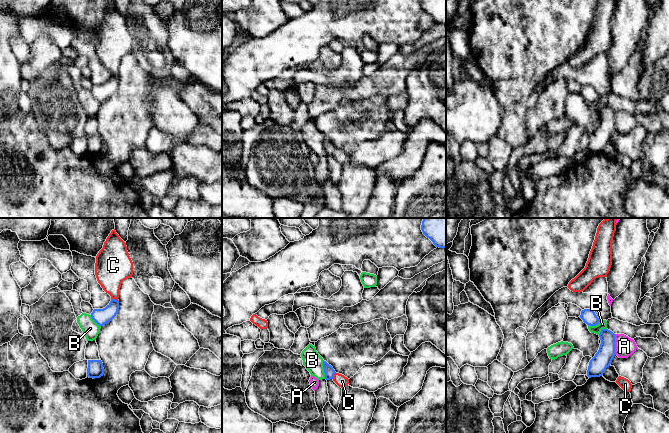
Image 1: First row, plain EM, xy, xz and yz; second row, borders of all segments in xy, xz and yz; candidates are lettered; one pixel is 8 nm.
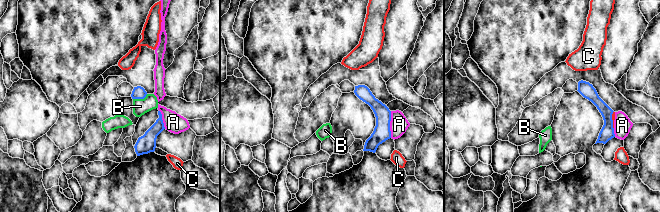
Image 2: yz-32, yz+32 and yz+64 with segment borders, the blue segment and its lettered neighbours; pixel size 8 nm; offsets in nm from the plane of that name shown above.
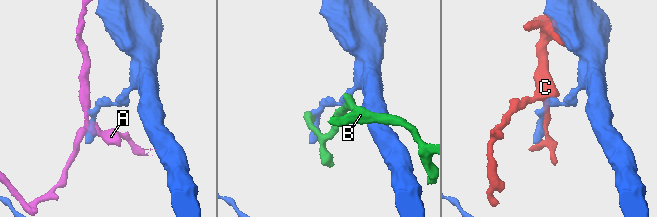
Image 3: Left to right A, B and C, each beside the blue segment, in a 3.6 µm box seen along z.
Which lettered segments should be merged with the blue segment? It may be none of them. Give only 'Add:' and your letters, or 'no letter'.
Add: no letter

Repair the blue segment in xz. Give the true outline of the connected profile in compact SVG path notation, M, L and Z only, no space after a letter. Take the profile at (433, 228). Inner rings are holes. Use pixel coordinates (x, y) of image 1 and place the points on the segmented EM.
M424 218L421 230L436 247L446 248L446 218Z

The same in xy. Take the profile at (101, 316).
M111 299L110 303L105 308L94 309L91 313L91 317L99 326L103 326L116 316L118 310L119 301Z

